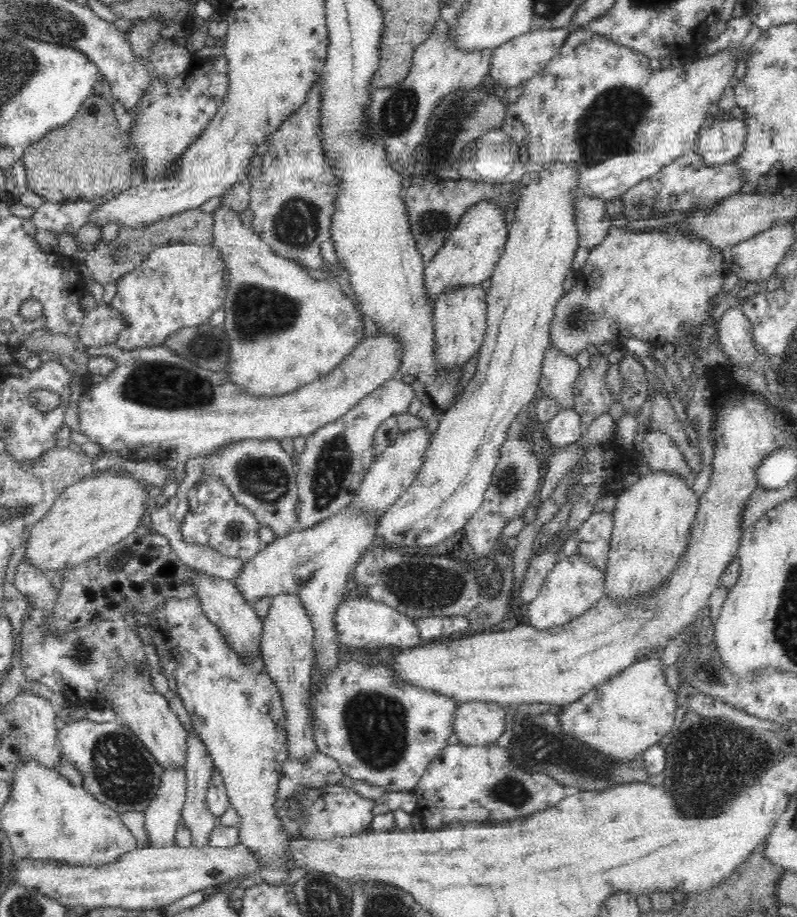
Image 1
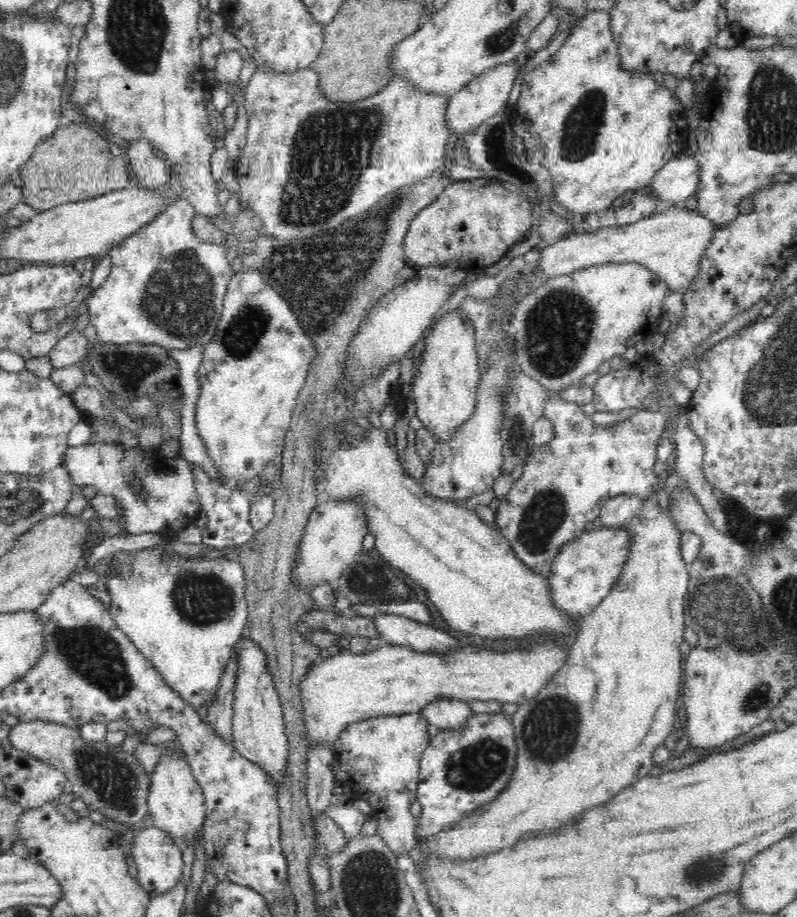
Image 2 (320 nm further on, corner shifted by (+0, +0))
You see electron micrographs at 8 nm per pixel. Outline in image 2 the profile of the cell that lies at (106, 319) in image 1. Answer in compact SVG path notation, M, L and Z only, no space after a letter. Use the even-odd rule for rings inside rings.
M72 331L60 338L48 357L50 357L54 368L67 367L83 361L88 354L88 346L90 346L90 341L84 331Z

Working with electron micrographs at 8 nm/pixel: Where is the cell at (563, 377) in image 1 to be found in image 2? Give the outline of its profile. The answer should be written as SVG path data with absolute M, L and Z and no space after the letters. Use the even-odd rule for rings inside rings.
M550 397L543 406L543 416L554 424L554 438L547 446L532 447L522 476L513 483L500 501L495 513L495 522L522 564L532 573L548 578L554 558L560 549L588 530L588 526L599 516L606 502L618 496L637 496L644 499L654 496L660 479L654 474L656 447L659 438L665 435L668 414L661 411L652 412L645 408L623 421L603 425L602 422L594 422L594 418L586 414L586 410L582 410L577 402L564 397Z

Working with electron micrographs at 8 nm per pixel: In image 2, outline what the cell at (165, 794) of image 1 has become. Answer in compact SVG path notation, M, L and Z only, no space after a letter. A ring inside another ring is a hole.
M154 824L135 829L135 834L129 844L129 852L132 852L132 861L137 866L138 881L144 890L148 890L149 896L165 893L183 876L182 848L176 843L176 839L170 831L166 831Z

